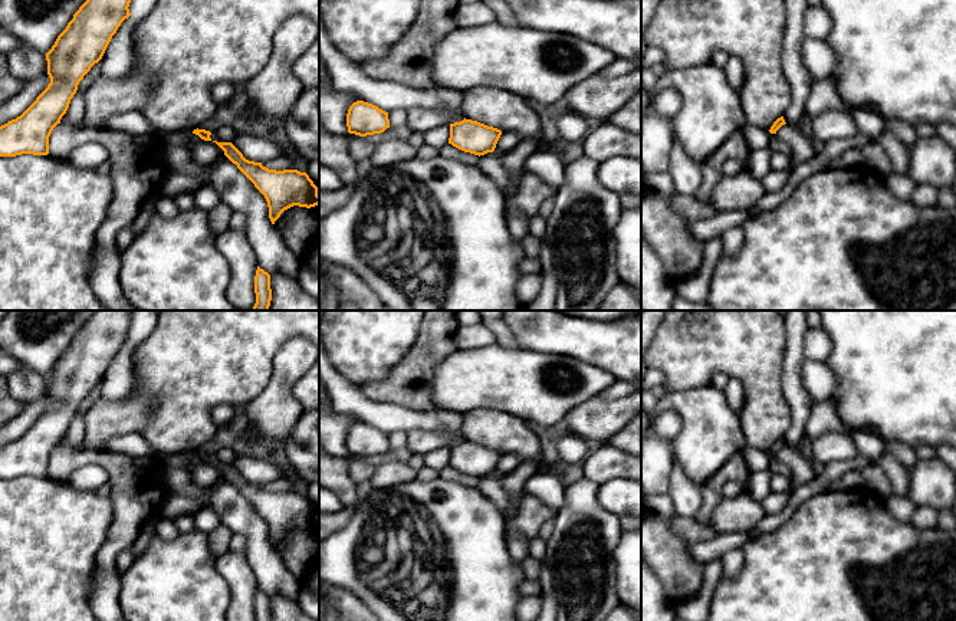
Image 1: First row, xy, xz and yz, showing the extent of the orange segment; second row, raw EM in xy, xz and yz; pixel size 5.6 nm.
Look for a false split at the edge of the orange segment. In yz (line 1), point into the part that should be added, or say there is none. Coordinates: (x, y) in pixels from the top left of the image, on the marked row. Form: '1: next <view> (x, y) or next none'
1: next none

